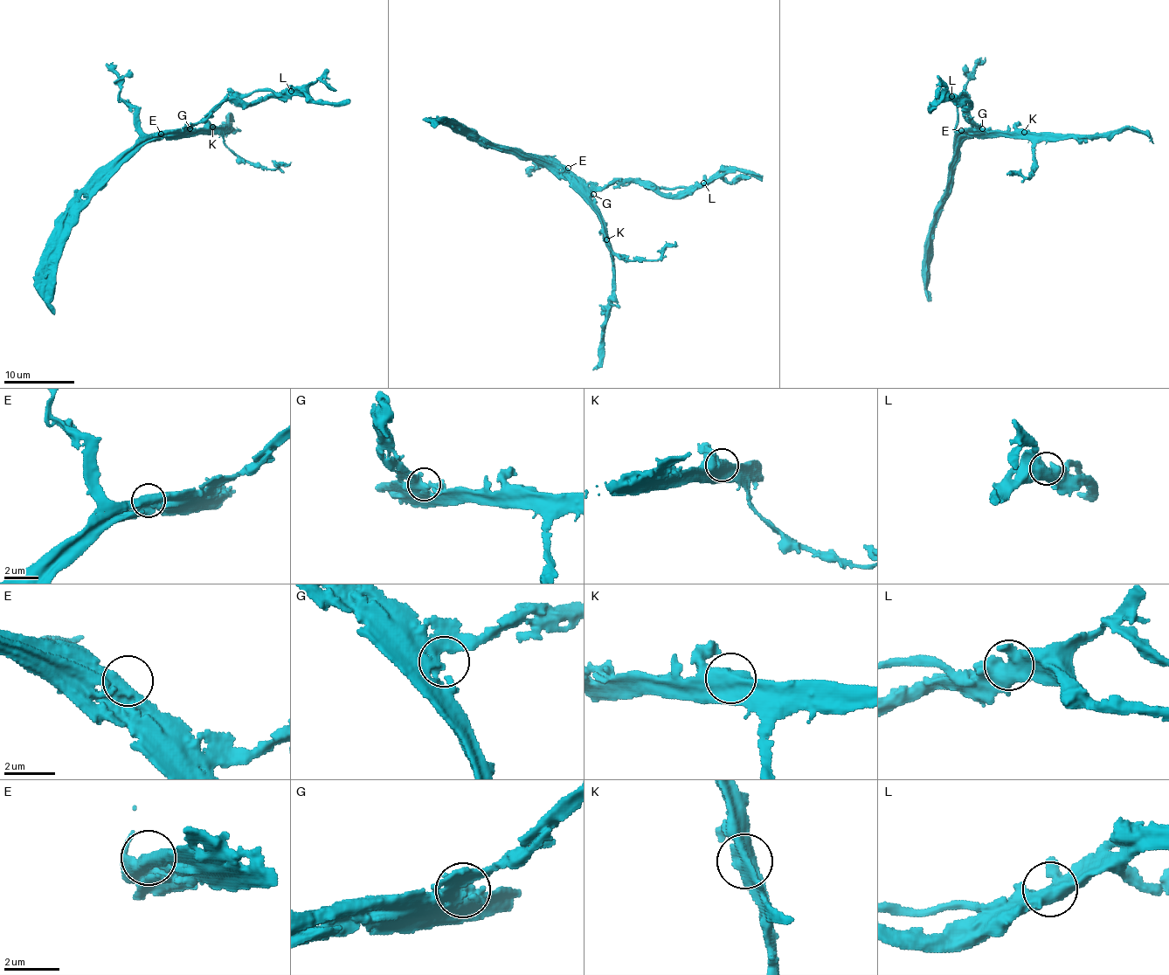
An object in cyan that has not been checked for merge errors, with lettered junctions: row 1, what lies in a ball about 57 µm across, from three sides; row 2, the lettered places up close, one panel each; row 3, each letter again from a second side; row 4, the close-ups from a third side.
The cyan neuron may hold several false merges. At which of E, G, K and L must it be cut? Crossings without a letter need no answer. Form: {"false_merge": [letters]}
{"false_merge": []}

